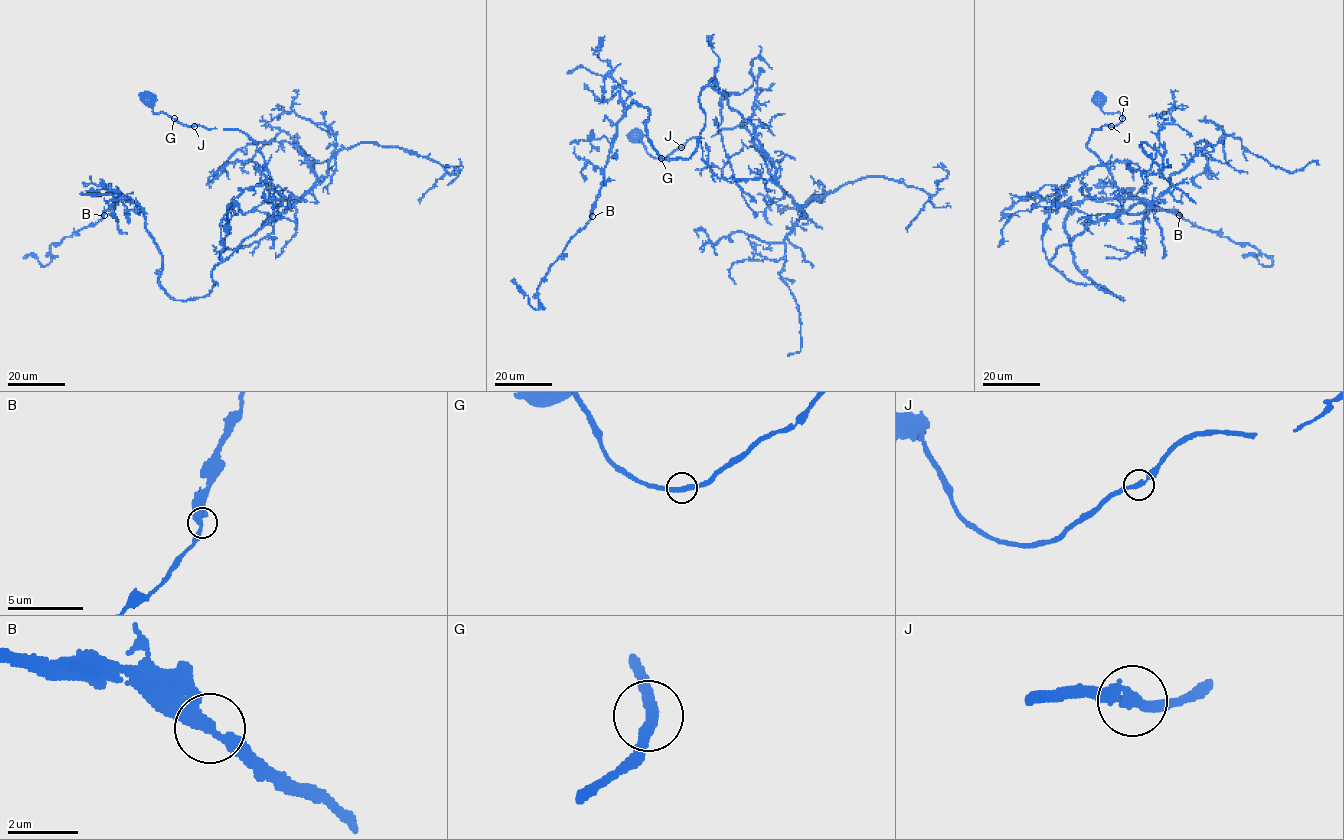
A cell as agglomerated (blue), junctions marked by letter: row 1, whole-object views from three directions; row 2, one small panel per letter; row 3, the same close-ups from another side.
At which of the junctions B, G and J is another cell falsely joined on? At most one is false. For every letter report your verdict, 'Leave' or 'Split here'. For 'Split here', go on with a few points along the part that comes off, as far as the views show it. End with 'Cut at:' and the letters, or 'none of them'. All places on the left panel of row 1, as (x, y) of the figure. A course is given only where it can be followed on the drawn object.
B: Leave
G: Leave
J: Leave
Cut at: none of them

